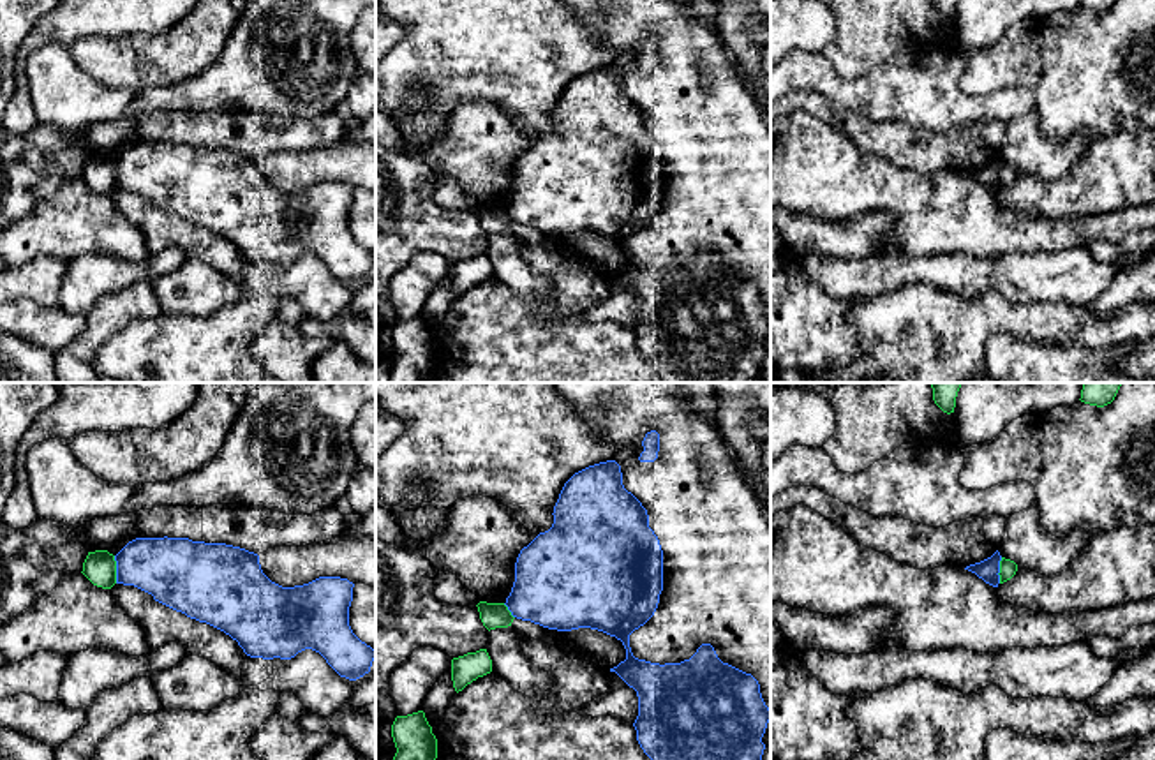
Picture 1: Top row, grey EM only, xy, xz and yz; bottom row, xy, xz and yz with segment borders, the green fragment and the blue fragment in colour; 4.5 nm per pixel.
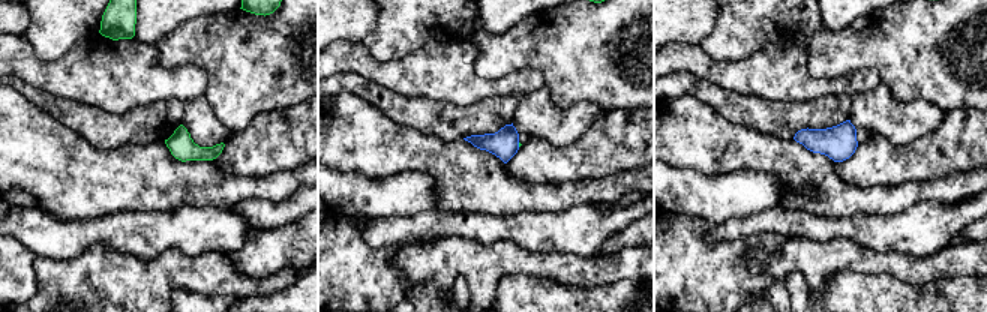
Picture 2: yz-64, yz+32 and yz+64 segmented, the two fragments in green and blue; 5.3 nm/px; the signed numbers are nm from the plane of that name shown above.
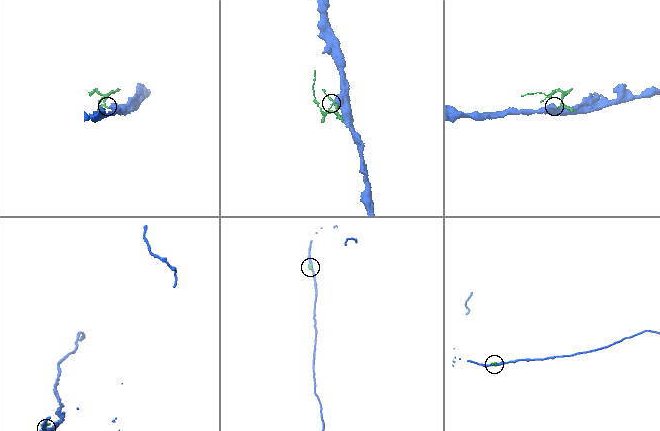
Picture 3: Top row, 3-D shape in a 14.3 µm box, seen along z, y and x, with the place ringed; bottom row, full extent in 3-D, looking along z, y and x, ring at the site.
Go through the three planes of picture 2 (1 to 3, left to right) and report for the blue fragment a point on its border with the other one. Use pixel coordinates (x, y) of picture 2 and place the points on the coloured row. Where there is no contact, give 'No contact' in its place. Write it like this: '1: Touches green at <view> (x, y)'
1: No contact
2: Touches green at yz+32 (519, 144)
3: No contact

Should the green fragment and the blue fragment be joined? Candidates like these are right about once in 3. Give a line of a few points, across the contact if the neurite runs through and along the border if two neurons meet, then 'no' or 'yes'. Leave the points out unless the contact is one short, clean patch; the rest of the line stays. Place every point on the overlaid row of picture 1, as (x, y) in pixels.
xy (113, 556), (117, 582) | no

